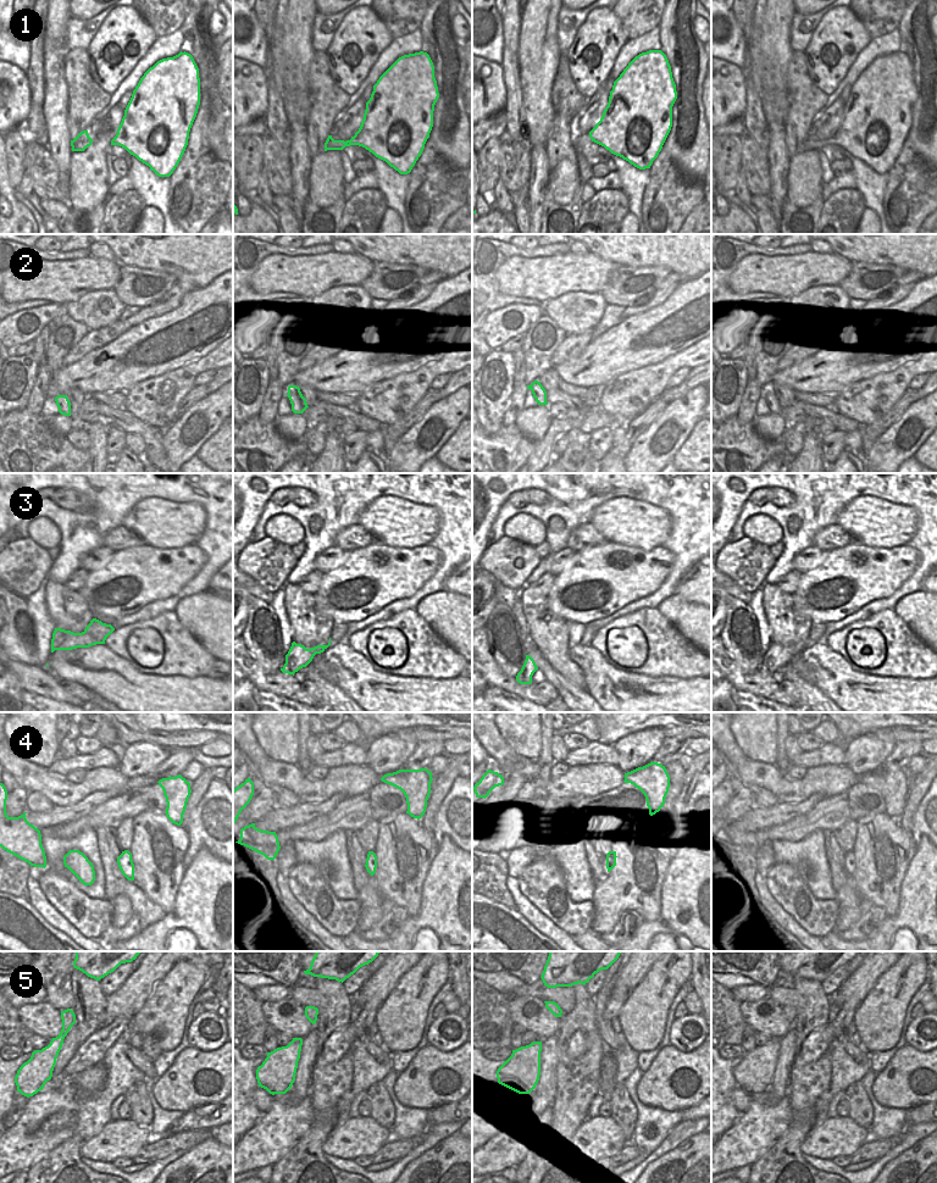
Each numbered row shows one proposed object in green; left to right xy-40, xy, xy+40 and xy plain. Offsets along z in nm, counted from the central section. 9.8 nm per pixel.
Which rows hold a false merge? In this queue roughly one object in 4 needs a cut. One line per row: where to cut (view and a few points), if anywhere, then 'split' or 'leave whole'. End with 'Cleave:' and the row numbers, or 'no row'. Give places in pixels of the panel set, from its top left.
1: cut in xy along (349, 140), (350, 144); split
2: no cut; leave whole
3: no cut; leave whole
4: no cut; leave whole
5: no cut; leave whole
Cleave: 1

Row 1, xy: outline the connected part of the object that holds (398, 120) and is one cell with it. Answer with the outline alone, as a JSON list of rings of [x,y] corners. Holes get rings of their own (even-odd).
[[[420,51],[399,57],[373,85],[364,120],[351,137],[350,145],[365,148],[400,174],[410,173],[429,138],[438,98],[434,66],[429,55]]]

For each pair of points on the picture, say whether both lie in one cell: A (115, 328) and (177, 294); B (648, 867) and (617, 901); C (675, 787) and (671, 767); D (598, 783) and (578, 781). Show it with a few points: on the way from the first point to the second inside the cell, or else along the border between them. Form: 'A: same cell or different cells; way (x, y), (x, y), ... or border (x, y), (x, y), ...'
A: same cell; way (131, 321), (144, 312), (161, 306)
B: same cell; way (639, 876), (622, 893)
C: same cell; way (675, 782), (675, 772)
D: same cell; way (593, 782), (583, 782)

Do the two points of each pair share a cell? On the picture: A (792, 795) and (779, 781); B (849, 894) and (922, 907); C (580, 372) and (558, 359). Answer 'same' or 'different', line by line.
A: same
B: different
C: different

